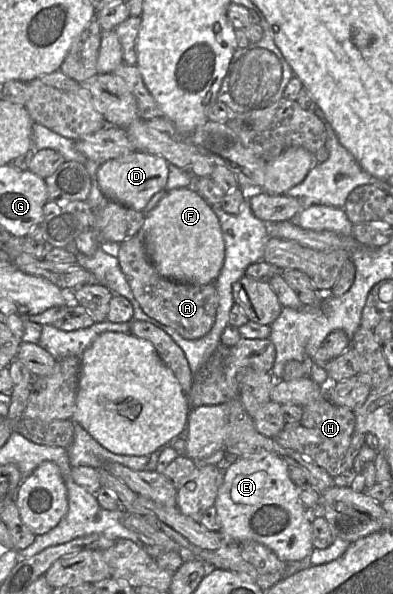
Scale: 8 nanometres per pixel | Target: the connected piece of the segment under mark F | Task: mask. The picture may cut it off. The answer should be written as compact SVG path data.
M188 187L166 193L145 215L140 232L147 254L164 278L193 285L215 282L225 258L225 244L219 220L201 195Z

